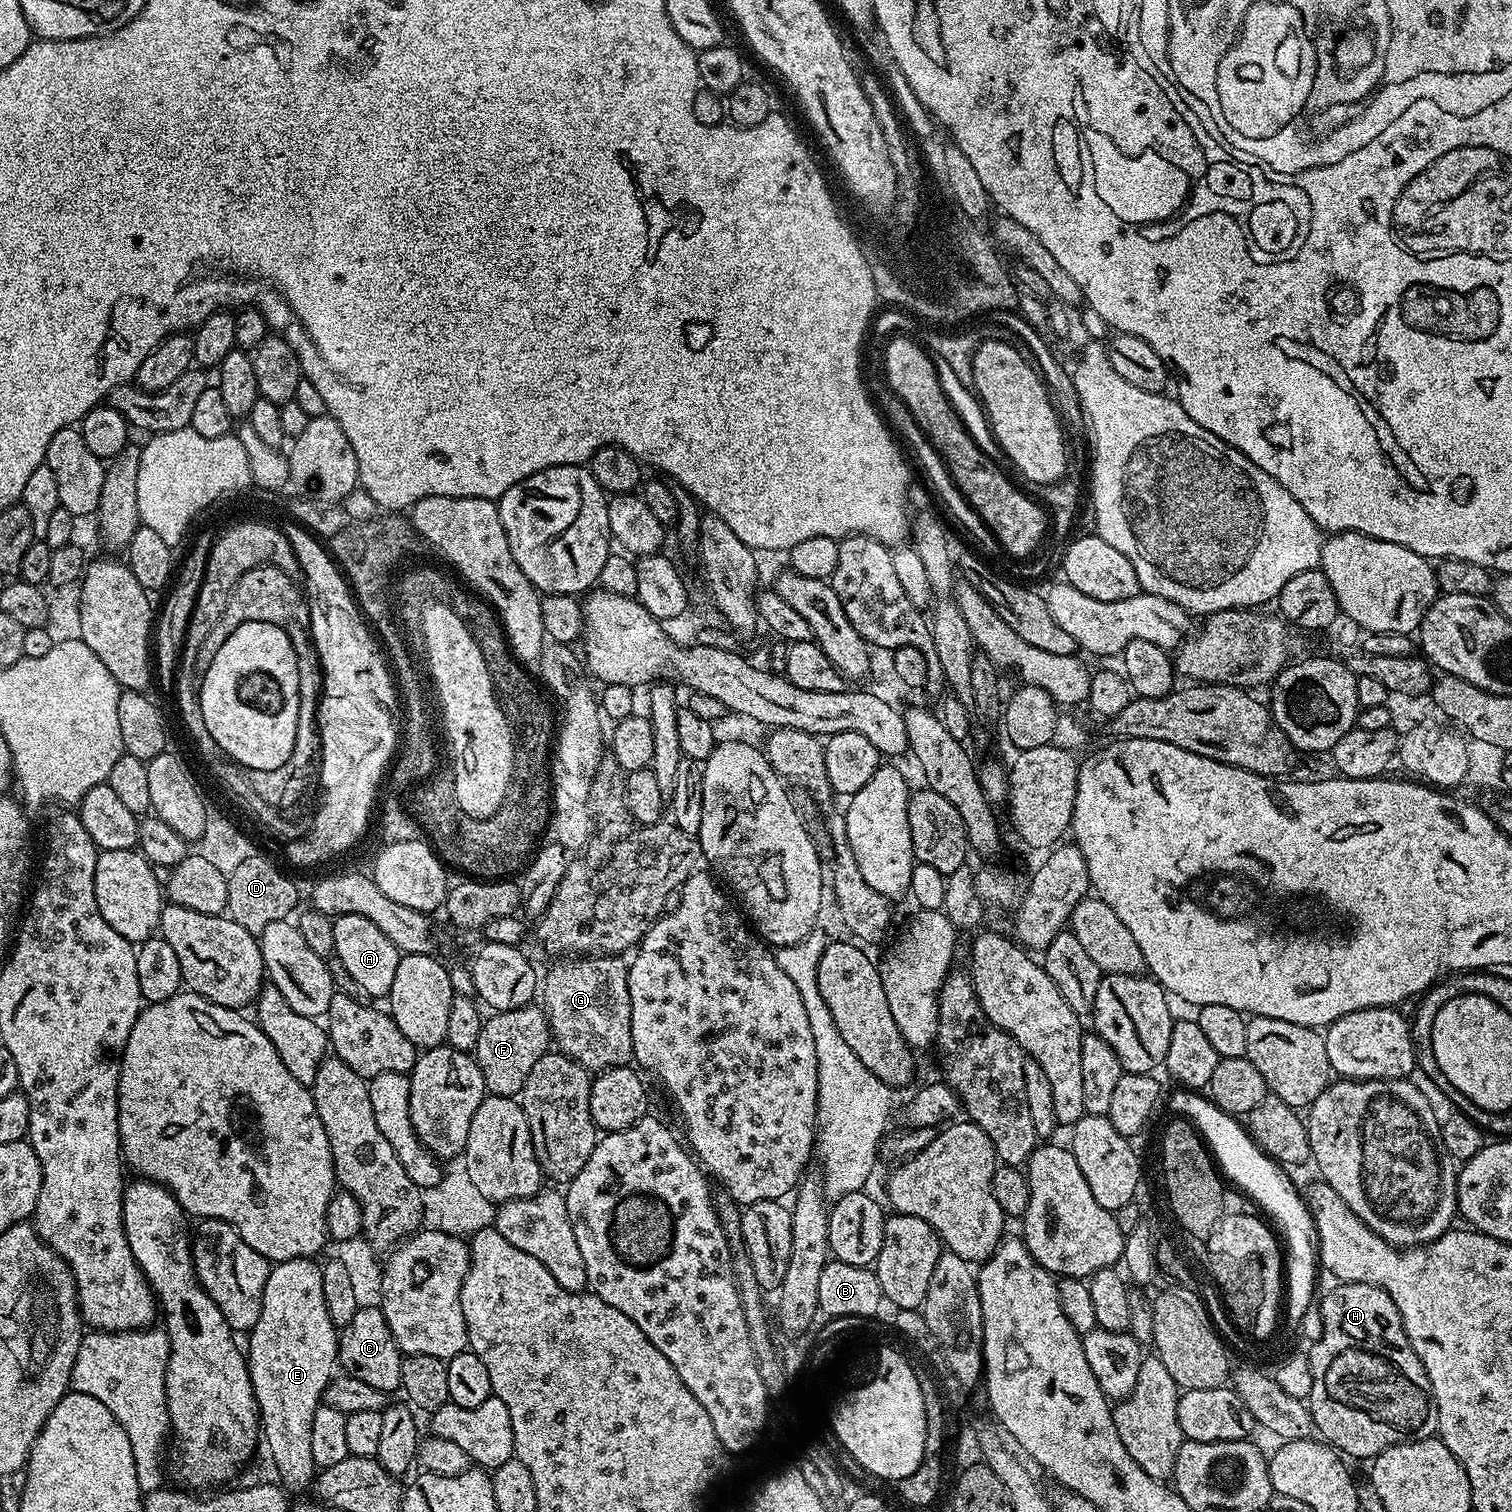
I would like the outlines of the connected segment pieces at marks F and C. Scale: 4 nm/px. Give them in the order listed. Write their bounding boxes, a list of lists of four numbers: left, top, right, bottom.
[[474,1007,549,1097],[338,1306,402,1394]]

